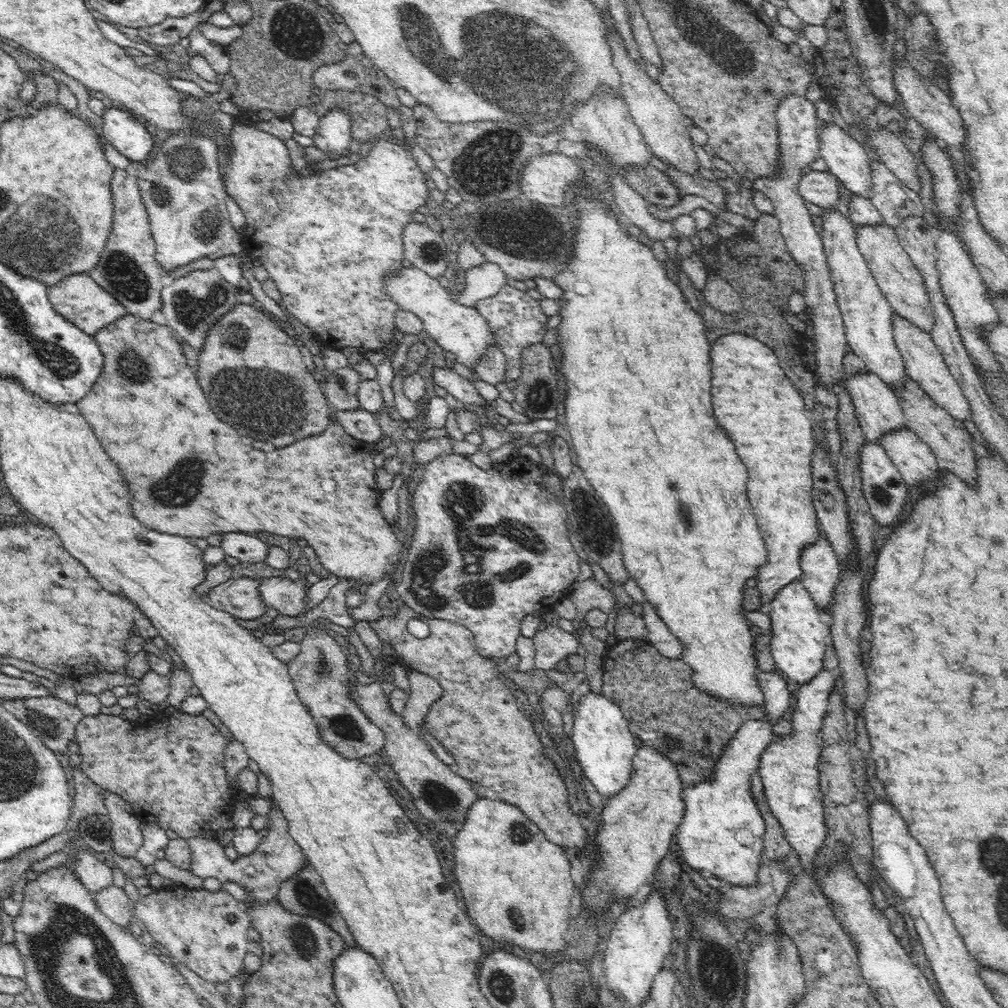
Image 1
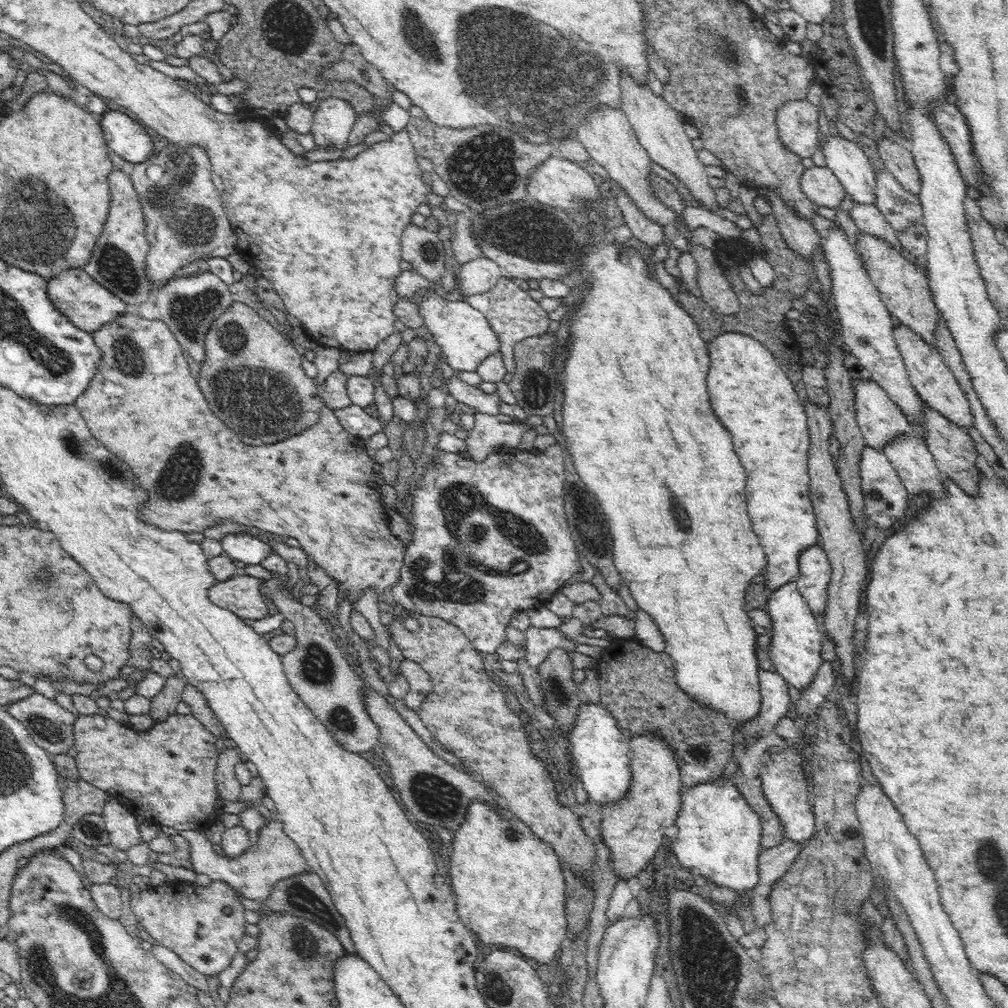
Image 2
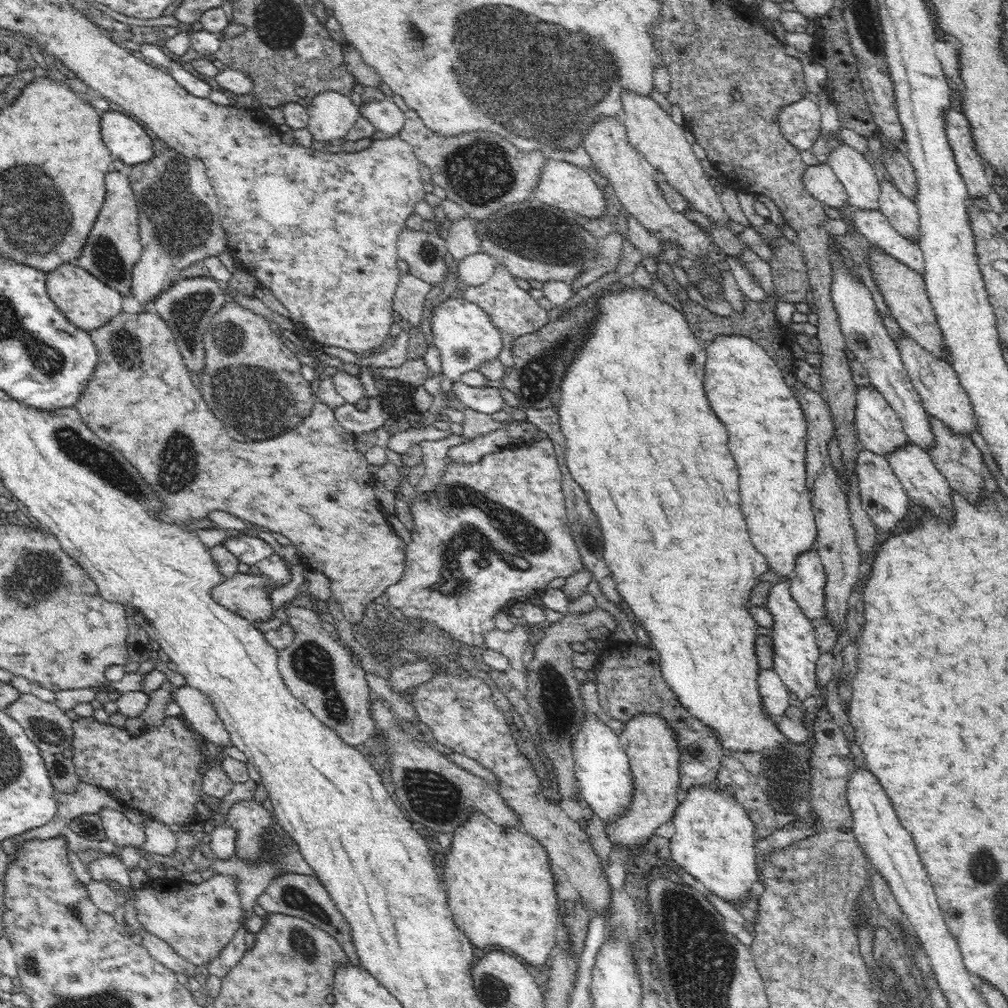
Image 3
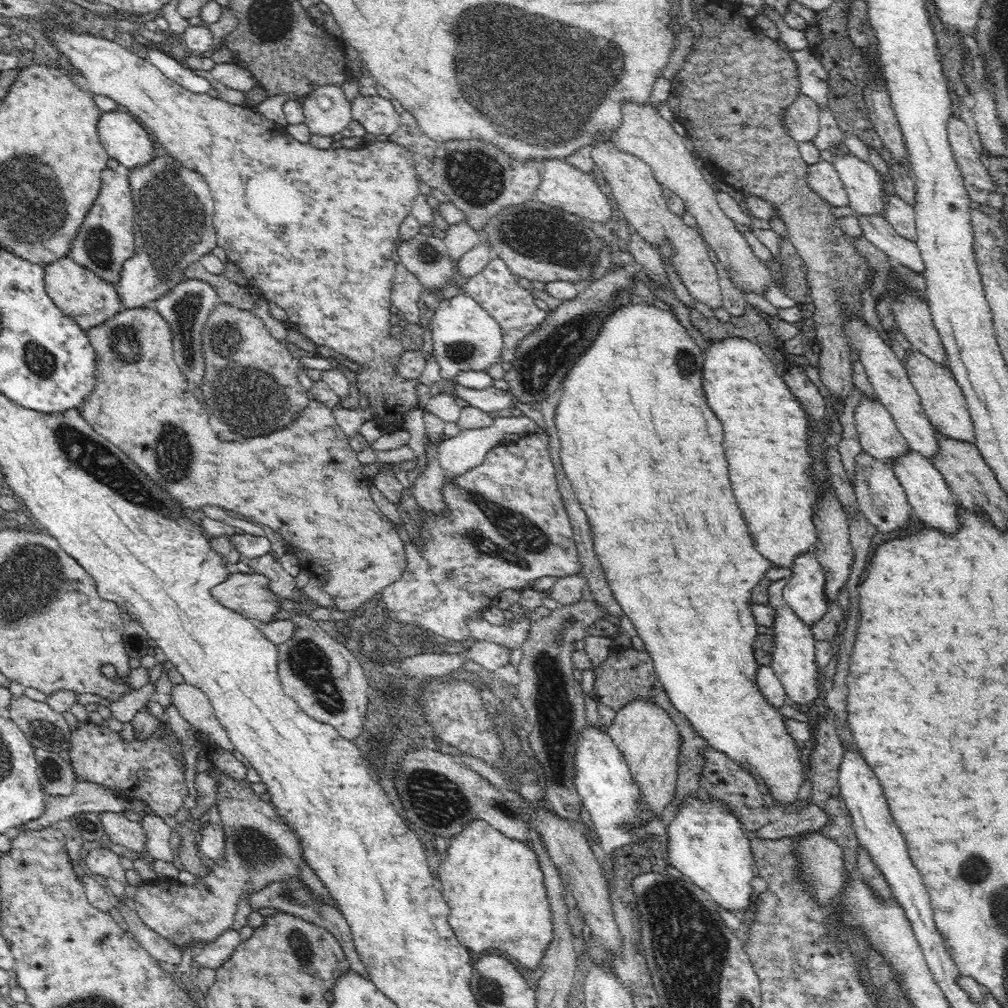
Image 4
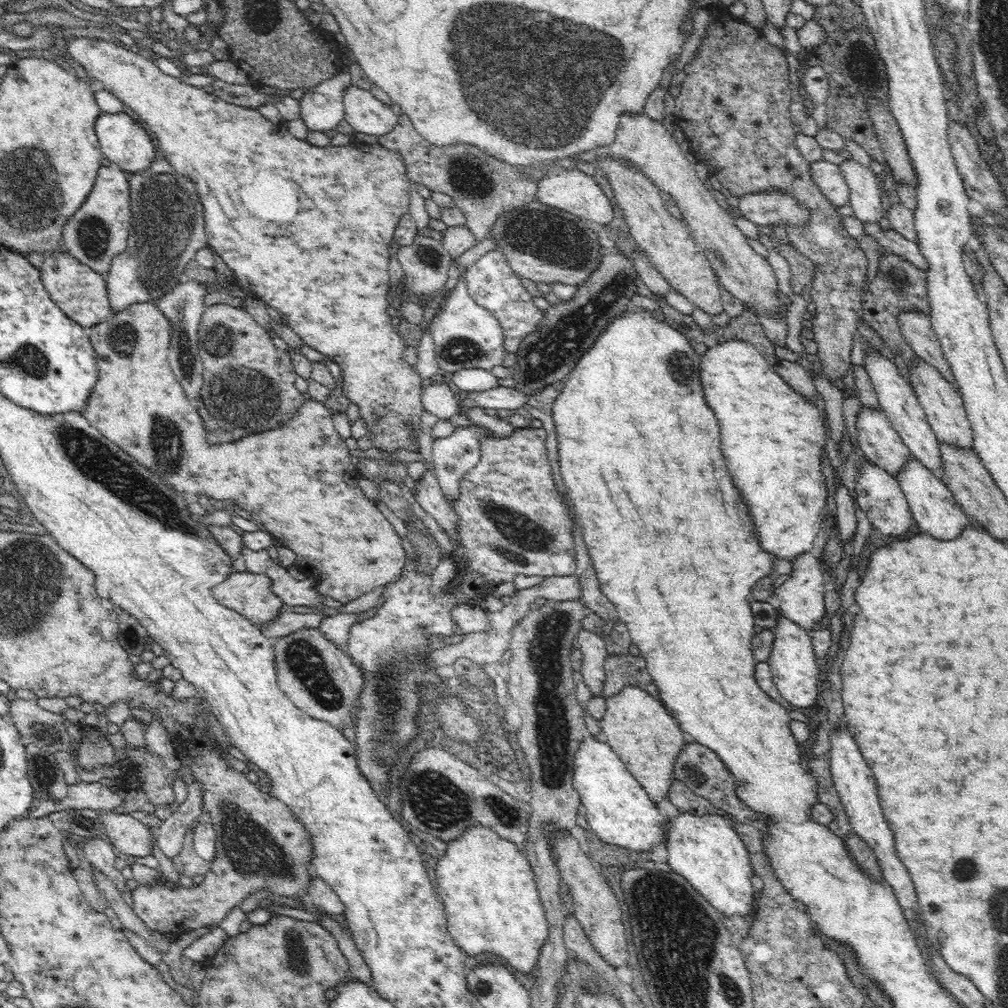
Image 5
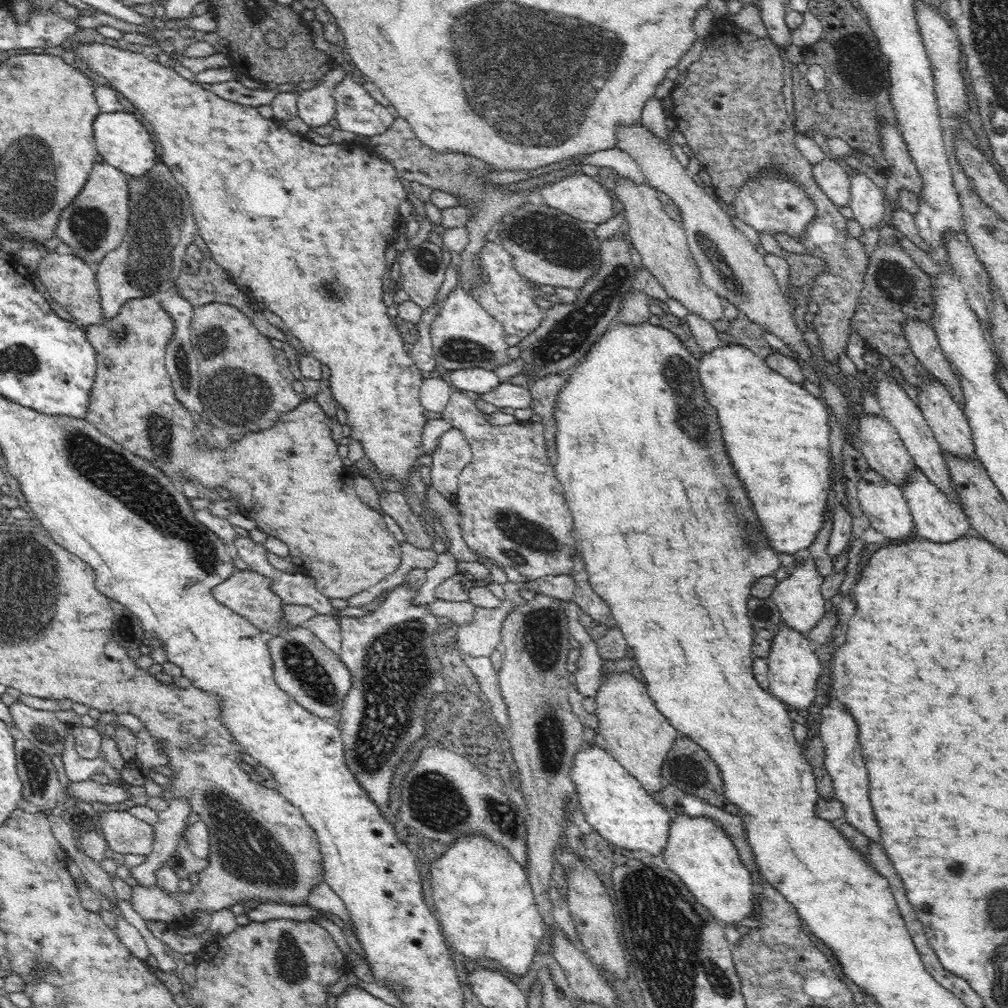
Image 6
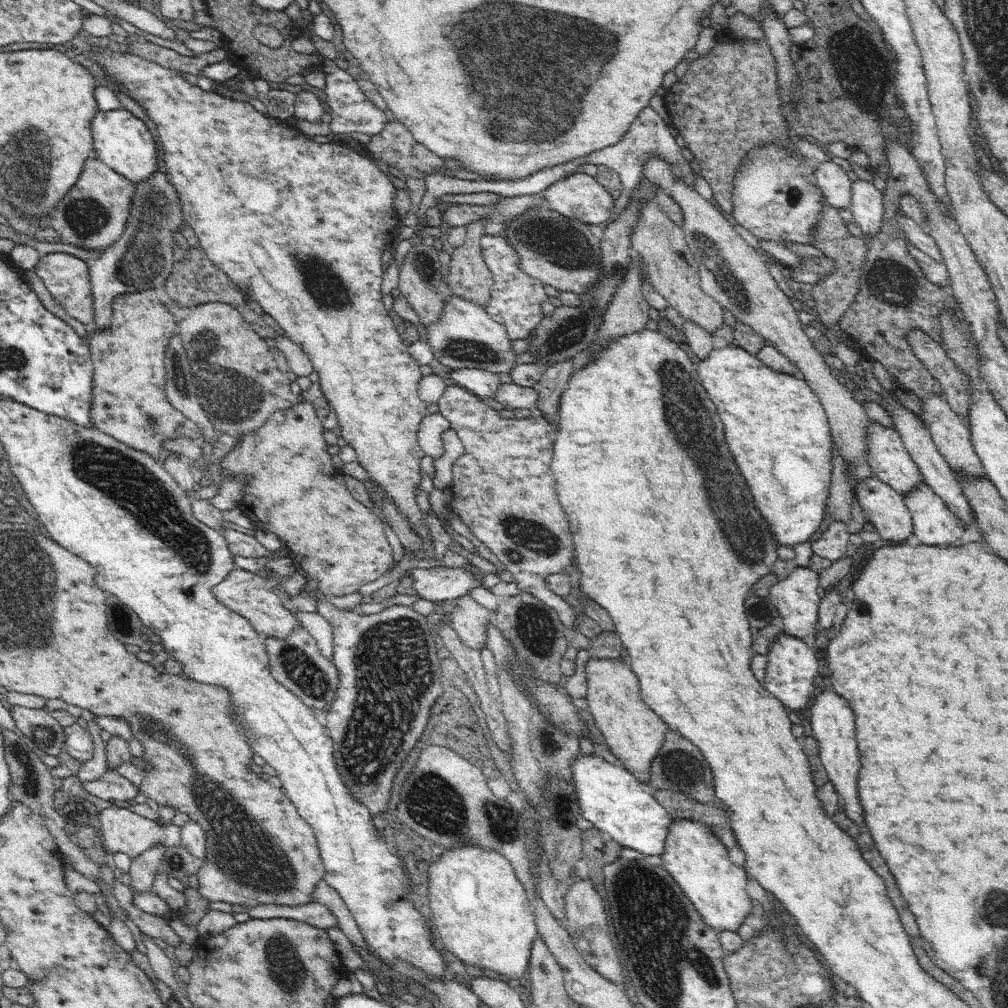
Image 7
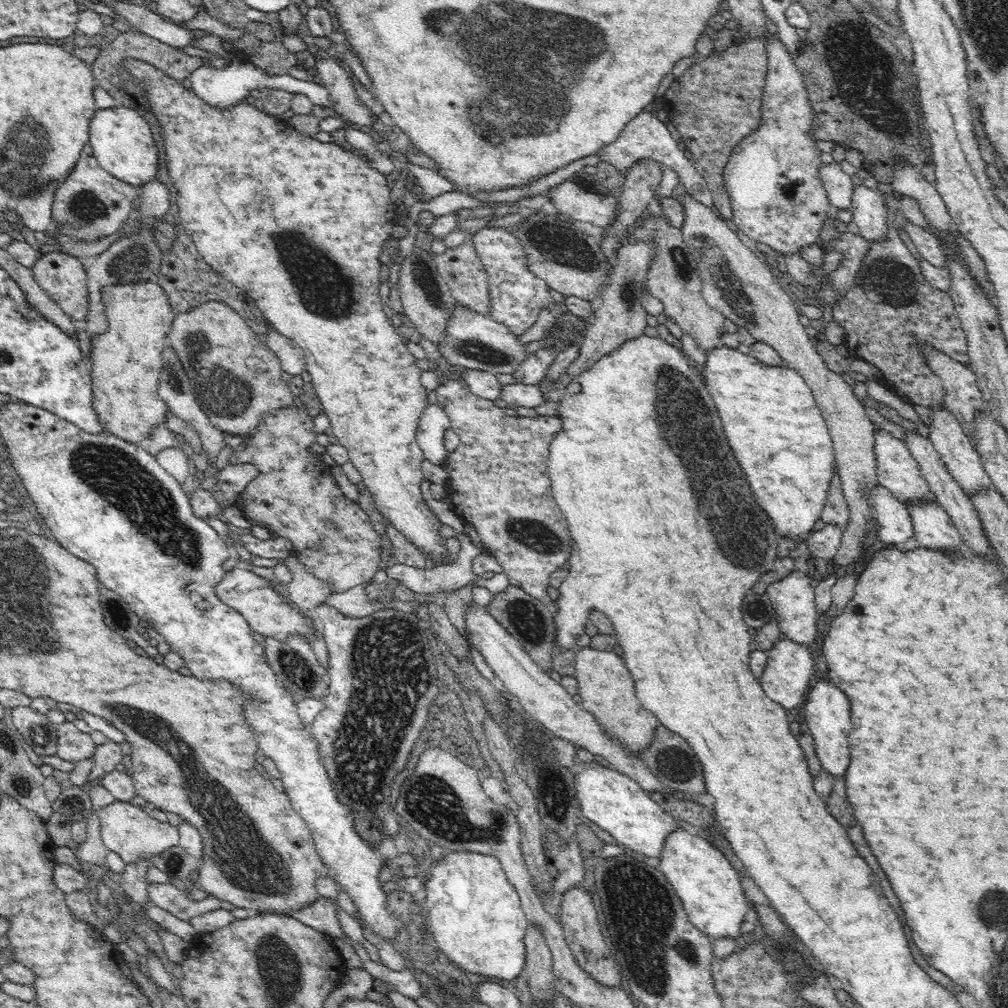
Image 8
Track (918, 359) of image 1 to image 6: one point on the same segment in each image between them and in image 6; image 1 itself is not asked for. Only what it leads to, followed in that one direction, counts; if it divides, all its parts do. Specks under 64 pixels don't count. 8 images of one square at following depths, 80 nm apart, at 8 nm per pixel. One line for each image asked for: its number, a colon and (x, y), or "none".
2: (936, 384)
3: (942, 395)
4: (943, 401)
5: (943, 404)
6: (949, 425)

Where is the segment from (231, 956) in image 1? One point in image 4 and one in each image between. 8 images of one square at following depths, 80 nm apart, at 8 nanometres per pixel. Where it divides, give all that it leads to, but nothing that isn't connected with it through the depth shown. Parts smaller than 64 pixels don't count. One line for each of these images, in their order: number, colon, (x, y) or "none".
2: (204, 926)
3: (198, 922)
4: (260, 849)

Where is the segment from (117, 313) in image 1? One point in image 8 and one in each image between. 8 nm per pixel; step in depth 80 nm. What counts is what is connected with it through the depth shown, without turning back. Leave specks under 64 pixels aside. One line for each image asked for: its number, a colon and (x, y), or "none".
2: (88, 305)
3: (87, 301)
4: (83, 296)
5: (79, 291)
6: (71, 282)
7: (67, 277)
8: (63, 277)

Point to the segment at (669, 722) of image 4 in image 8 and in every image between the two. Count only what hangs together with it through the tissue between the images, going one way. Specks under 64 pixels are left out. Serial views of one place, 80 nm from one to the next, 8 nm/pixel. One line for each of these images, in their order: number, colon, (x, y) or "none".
5: (646, 737)
6: (638, 736)
7: (634, 733)
8: (607, 689)

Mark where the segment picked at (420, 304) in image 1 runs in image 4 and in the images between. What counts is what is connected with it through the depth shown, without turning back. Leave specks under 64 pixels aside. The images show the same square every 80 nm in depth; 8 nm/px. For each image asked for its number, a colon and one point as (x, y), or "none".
2: (464, 334)
3: (463, 333)
4: (466, 337)

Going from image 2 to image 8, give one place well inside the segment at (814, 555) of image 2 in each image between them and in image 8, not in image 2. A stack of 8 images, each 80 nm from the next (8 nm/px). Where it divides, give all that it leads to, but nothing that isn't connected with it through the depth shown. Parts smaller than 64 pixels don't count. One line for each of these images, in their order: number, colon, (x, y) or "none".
3: (807, 587)
4: (804, 593)
5: (801, 599)
6: (799, 598)
7: (796, 598)
8: (793, 598)

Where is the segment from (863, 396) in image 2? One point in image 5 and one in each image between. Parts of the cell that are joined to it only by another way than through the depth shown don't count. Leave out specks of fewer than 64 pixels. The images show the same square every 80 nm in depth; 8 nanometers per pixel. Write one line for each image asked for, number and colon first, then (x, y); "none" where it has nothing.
3: (880, 431)
4: (879, 436)
5: (879, 440)

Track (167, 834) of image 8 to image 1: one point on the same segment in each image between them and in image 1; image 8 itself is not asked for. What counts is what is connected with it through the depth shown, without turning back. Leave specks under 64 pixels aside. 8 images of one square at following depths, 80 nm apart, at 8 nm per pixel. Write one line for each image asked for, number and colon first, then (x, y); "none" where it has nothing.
1: (127, 839)
2: (122, 825)
3: (120, 830)
4: (121, 830)
5: (130, 836)
6: (125, 834)
7: (122, 830)

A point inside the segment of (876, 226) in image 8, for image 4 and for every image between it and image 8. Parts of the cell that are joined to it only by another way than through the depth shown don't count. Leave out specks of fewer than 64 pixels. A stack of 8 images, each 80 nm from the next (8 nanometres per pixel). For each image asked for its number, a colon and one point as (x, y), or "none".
4: (863, 184)
5: (865, 196)
6: (867, 201)
7: (867, 205)

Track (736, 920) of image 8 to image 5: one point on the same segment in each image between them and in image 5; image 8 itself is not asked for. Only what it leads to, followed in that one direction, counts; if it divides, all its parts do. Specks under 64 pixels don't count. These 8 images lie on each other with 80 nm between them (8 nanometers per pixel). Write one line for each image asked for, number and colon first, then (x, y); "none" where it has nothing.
5: (706, 850)
6: (698, 850)
7: (696, 858)

